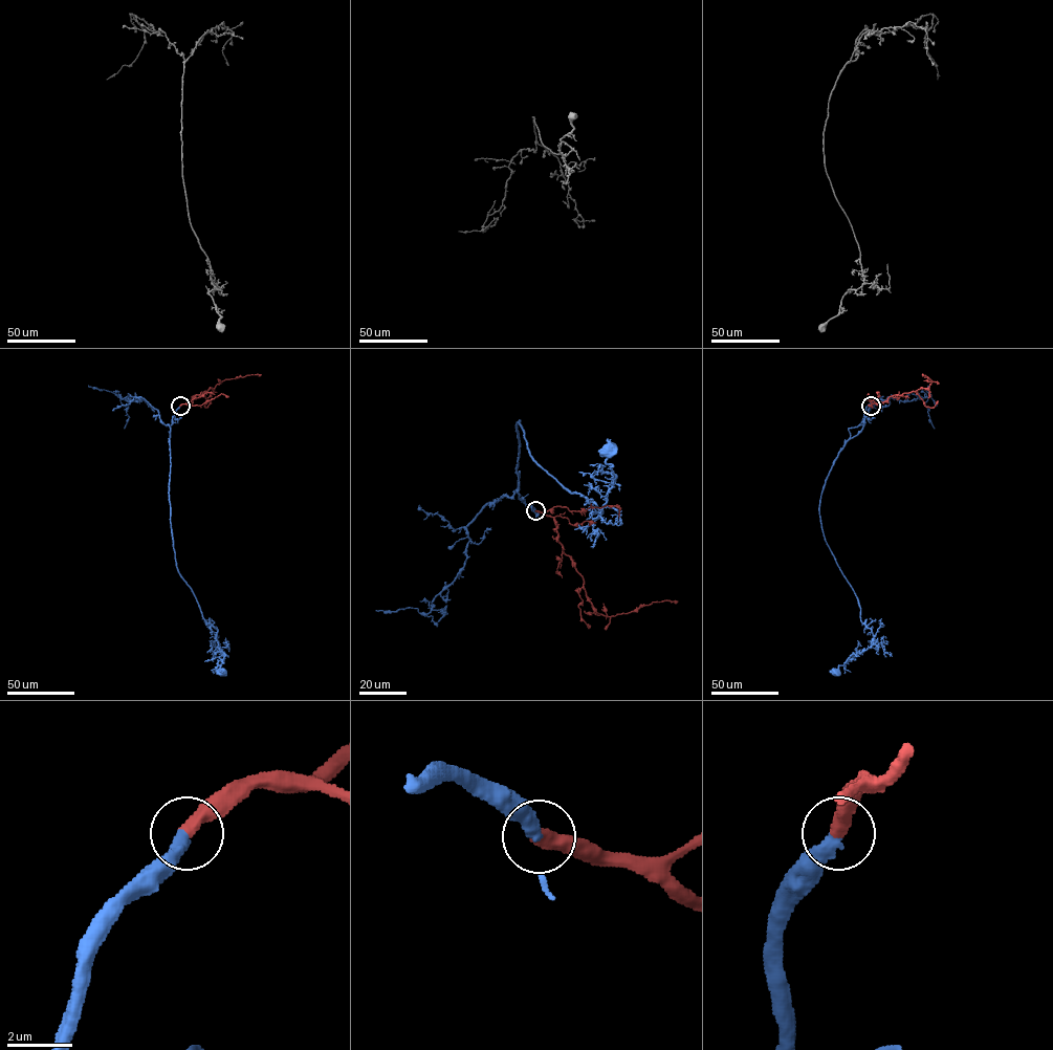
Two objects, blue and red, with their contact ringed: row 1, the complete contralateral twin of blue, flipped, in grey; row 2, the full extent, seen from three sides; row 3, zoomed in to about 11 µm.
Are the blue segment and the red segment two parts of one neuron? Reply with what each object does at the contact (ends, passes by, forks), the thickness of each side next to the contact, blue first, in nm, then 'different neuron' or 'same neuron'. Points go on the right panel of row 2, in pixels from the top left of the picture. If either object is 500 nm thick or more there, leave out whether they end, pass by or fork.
blue ends | red ends | 440/440 nm | same neuron

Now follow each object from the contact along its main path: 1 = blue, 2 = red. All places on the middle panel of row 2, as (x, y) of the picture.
1: (535, 510), (519, 498), (519, 421), (529, 454), (570, 493), (591, 500), (598, 516), (615, 478), (607, 452)
2: (535, 510), (554, 519), (557, 541), (582, 576), (588, 599), (598, 613), (616, 615), (653, 603), (677, 600)

